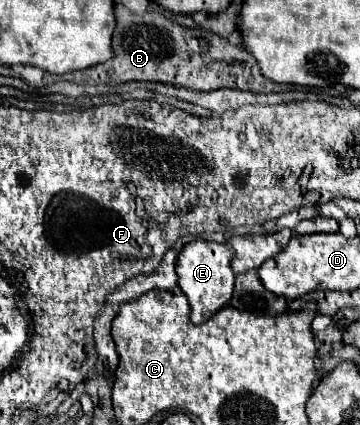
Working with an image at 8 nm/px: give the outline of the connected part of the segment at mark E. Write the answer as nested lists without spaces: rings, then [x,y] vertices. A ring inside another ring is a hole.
[[[193,241],[183,247],[179,261],[177,261],[177,275],[179,275],[179,287],[187,295],[189,305],[191,305],[191,323],[195,325],[205,323],[221,307],[225,307],[231,301],[233,287],[235,287],[231,259],[233,259],[233,249],[229,249],[223,243]]]

